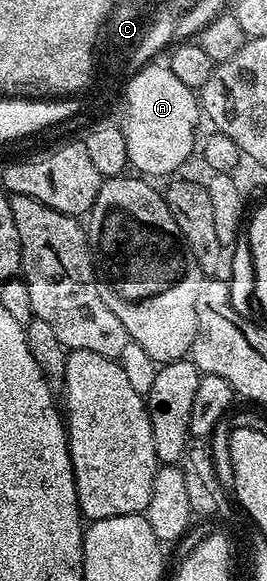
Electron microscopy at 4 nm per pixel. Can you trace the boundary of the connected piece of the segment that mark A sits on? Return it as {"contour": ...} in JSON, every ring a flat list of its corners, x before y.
{"contour":[[149,63,131,75,126,81,120,97,120,112,117,115,124,123,118,127,126,141,129,166,141,176,155,179,160,175,171,176,192,153,196,139,196,127,202,119,202,108,195,90,188,87,174,75,167,64]]}

